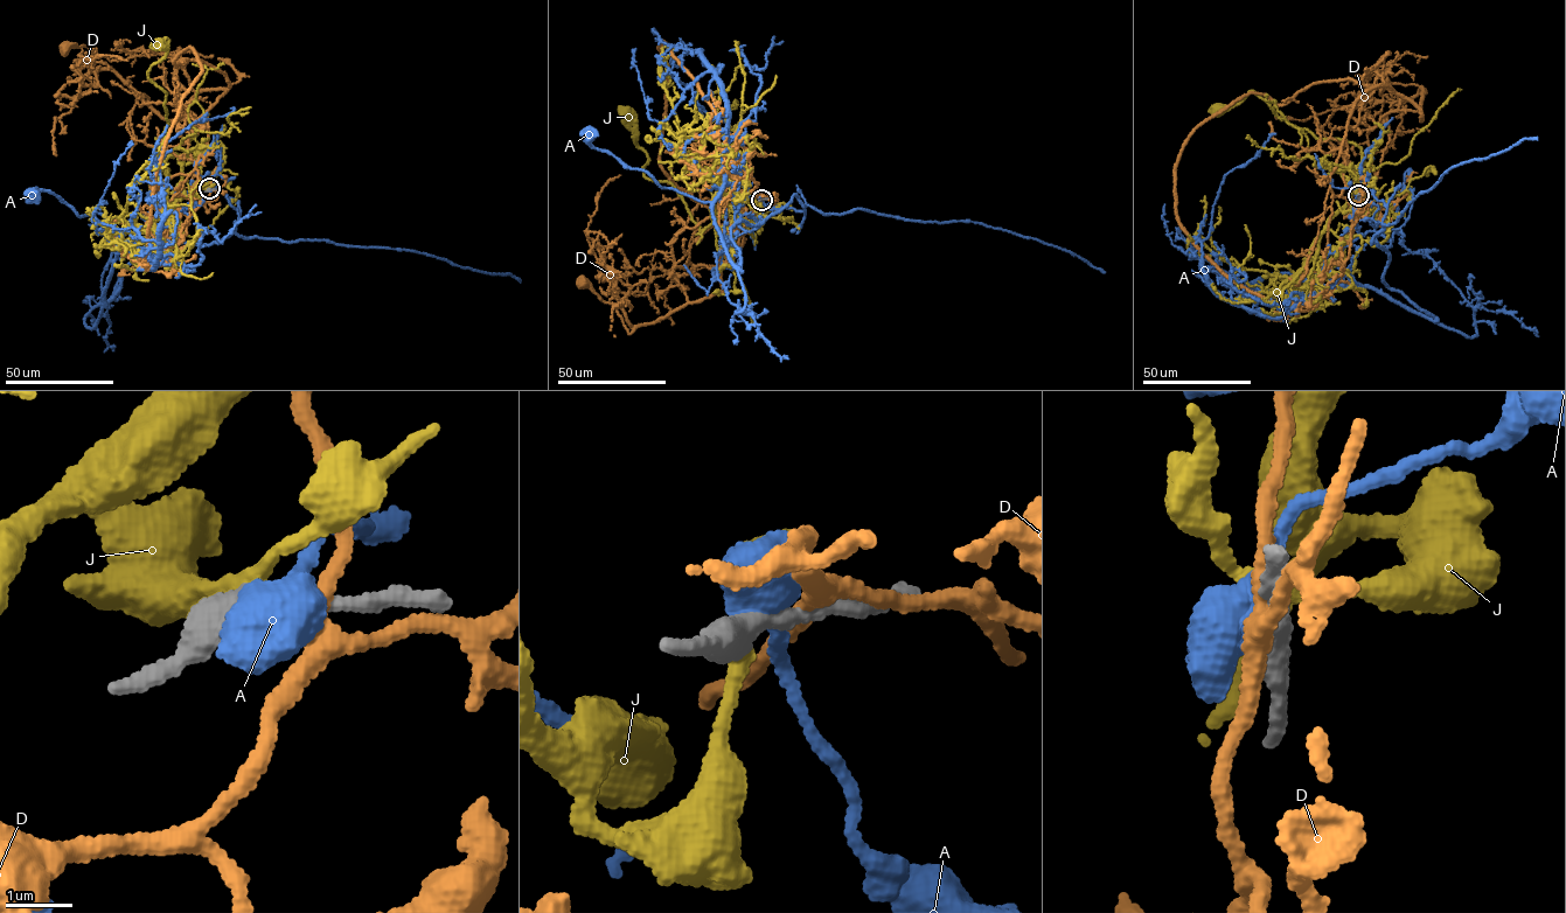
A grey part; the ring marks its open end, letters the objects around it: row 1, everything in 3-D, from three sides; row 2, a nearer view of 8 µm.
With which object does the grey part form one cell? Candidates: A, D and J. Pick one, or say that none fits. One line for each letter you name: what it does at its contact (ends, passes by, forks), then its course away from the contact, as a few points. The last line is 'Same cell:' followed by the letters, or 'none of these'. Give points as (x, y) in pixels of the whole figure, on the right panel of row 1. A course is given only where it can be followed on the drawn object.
J: It passes by
Same cell: J

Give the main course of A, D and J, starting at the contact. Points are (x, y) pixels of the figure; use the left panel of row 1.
A: (210, 189), (237, 211), (235, 230), (131, 263), (108, 306), (116, 231), (97, 213), (32, 194)
D: (211, 189), (188, 217), (180, 192), (155, 192), (195, 167), (227, 90), (167, 119), (65, 47)
J: (209, 188), (176, 193), (200, 161), (182, 164), (162, 141), (167, 95), (147, 71), (167, 39), (158, 44)

